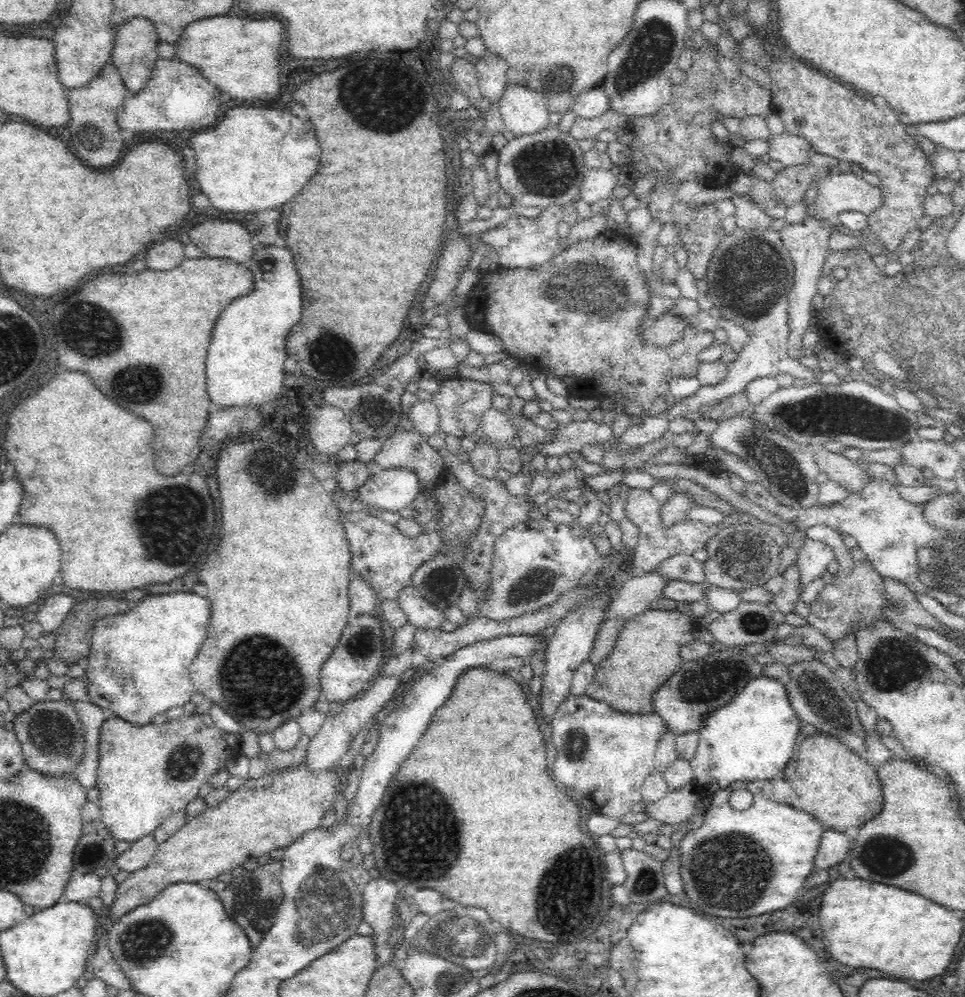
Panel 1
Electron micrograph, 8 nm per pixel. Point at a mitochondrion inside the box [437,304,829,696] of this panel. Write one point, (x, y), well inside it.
(741, 556)

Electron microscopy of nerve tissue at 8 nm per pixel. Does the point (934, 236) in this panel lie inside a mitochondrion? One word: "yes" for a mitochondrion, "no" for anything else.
no

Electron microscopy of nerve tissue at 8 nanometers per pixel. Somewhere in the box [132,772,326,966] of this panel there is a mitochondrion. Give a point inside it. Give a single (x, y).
(260, 914)

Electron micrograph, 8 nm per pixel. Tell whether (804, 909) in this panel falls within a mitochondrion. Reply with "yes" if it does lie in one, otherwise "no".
no

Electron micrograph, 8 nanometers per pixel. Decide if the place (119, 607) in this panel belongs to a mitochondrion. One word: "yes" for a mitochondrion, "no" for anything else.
no

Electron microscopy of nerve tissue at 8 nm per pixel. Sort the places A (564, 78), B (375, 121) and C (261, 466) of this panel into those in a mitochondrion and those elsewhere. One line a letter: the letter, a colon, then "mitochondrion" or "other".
A: mitochondrion
B: mitochondrion
C: mitochondrion

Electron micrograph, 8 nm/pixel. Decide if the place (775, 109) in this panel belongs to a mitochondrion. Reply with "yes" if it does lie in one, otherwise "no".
no

